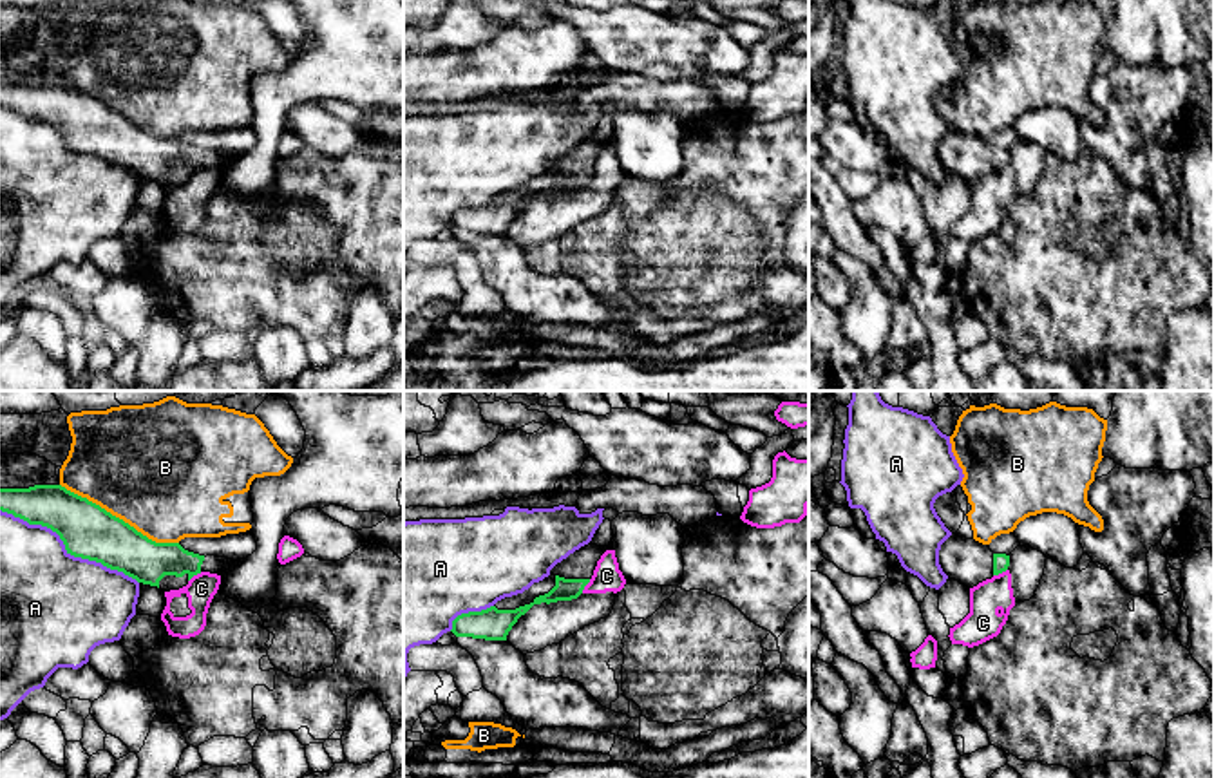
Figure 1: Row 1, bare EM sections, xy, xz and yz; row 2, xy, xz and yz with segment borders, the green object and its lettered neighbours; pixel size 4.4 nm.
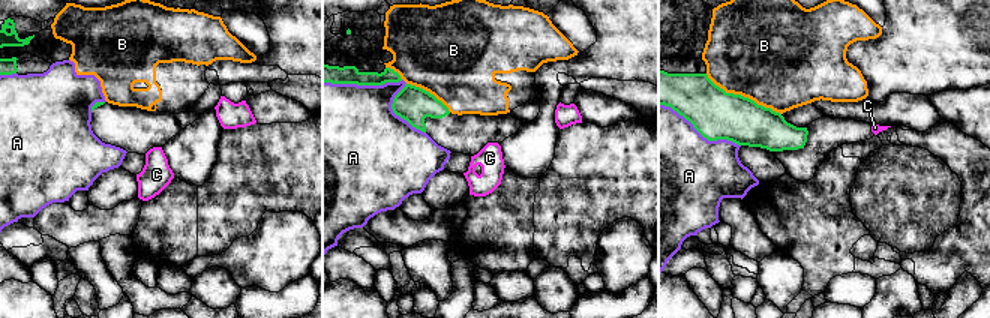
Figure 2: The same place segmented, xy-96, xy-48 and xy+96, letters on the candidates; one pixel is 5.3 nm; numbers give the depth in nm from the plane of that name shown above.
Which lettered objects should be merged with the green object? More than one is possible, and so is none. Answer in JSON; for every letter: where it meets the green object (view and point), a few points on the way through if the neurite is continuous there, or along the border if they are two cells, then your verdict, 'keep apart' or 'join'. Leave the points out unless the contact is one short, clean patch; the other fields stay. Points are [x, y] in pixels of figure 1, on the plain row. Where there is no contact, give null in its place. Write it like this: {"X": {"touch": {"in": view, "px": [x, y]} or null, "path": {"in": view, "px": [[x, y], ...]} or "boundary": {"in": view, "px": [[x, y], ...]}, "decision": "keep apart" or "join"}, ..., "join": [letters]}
{"A": {"touch": {"in": "xy", "px": [67, 145]}, "decision": "keep apart"}, "B": {"touch": {"in": "xy", "px": [118, 113]}, "decision": "keep apart"}, "C": {"touch": {"in": "xz", "px": [585, 180]}, "boundary": {"in": "xz", "px": [[590, 174], [581, 187]]}, "decision": "keep apart"}, "join": []}

